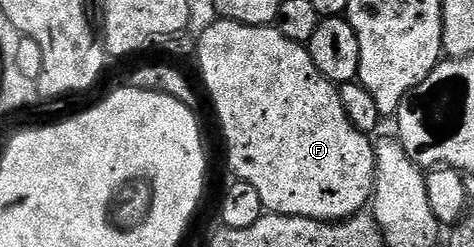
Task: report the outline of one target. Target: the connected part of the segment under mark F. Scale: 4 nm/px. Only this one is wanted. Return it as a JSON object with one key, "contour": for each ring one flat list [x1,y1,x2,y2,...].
{"contour":[[219,18,215,24,197,36,197,52,198,48,199,72,203,75,203,84,207,87,208,94,211,95,211,104,215,107,215,116,219,119,223,140,227,143,227,164,231,167,232,177,241,182,249,182,249,186,257,190,257,195,261,197,261,202,267,212,334,222,345,220,368,207,372,199,372,188,375,185,374,143,369,139,368,133,358,132,349,122,345,108,341,106,338,87,326,80,321,70,317,70,310,51,304,45,285,38,285,34,278,32,274,26,249,26]]}

